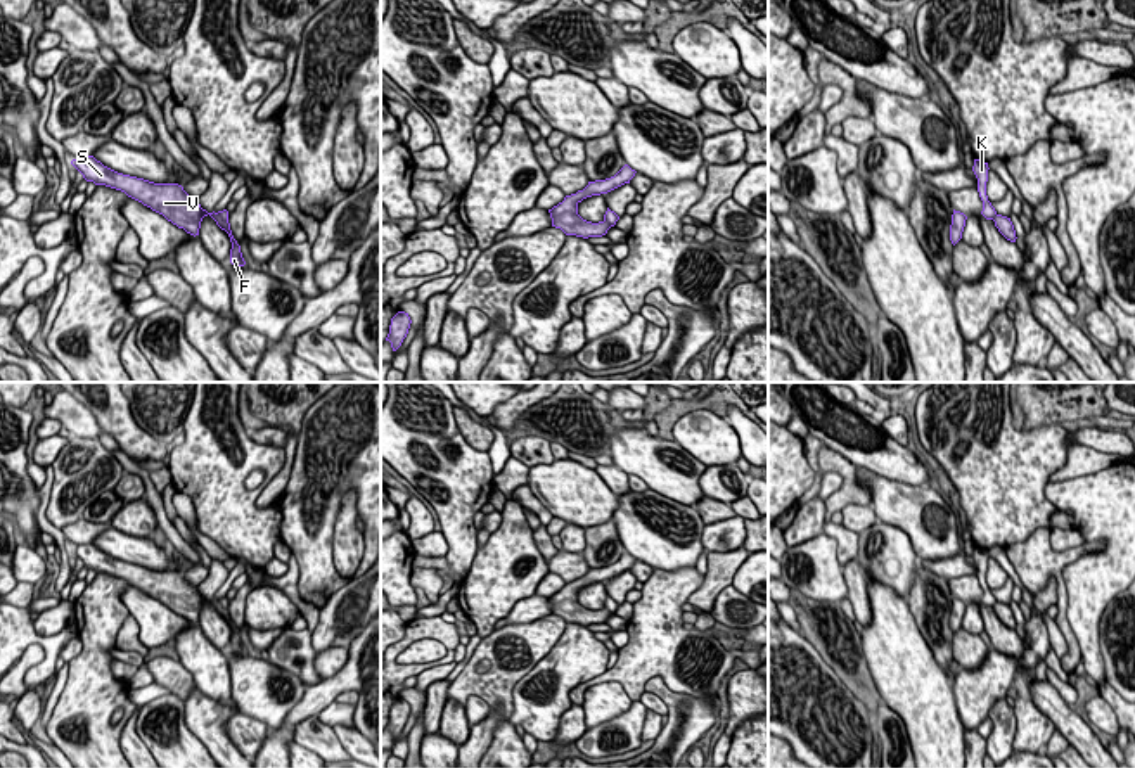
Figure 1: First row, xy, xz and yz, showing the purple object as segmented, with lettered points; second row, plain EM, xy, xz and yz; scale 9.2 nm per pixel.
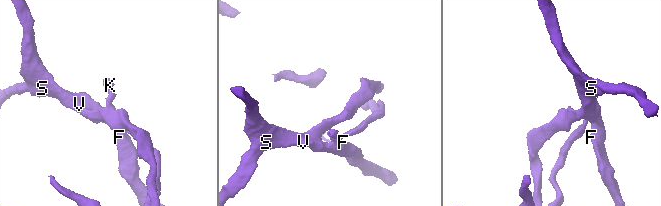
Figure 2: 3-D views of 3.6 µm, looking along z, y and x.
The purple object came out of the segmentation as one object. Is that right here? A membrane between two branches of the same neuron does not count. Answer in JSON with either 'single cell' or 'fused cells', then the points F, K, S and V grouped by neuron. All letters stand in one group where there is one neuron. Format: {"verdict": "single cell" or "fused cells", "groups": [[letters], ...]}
{"verdict": "fused cells", "groups": [["F", "S", "V"], ["K"]]}

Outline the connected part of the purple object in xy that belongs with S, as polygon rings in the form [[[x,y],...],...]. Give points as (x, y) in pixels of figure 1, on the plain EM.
[[[93,543],[73,547],[71,552],[83,562],[87,569],[125,579],[128,585],[163,602],[168,609],[178,616],[183,616],[194,624],[199,623],[202,605],[209,602],[230,624],[230,650],[234,654],[246,652],[240,633],[232,623],[230,611],[221,607],[215,598],[208,600],[202,597],[197,586],[192,586],[182,573],[154,571],[144,566],[123,562],[104,554]]]

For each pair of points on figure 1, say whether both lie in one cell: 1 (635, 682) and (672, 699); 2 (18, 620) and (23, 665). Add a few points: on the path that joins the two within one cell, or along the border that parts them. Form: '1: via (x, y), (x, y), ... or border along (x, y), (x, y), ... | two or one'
1: border along (644, 684), (660, 677), (672, 691), (684, 696) | two
2: border along (33, 644), (18, 661) | two

